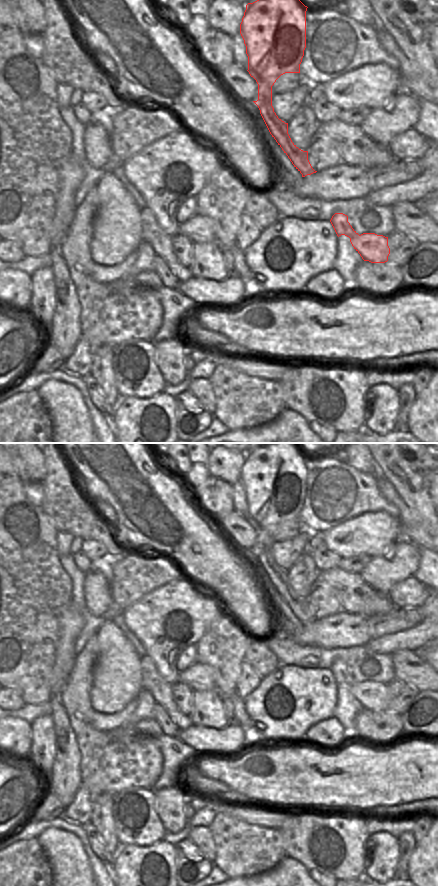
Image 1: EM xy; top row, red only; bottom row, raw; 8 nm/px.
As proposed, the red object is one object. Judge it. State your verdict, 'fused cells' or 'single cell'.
single cell

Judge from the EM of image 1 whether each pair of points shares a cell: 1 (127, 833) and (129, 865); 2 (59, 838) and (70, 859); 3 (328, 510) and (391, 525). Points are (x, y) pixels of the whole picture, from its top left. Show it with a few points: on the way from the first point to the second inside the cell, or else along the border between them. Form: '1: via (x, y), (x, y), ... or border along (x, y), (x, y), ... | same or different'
1: border along (124, 844), (152, 845) | different
2: via (59, 843), (65, 854) | same
3: border along (378, 510), (363, 512), (334, 527) | different

